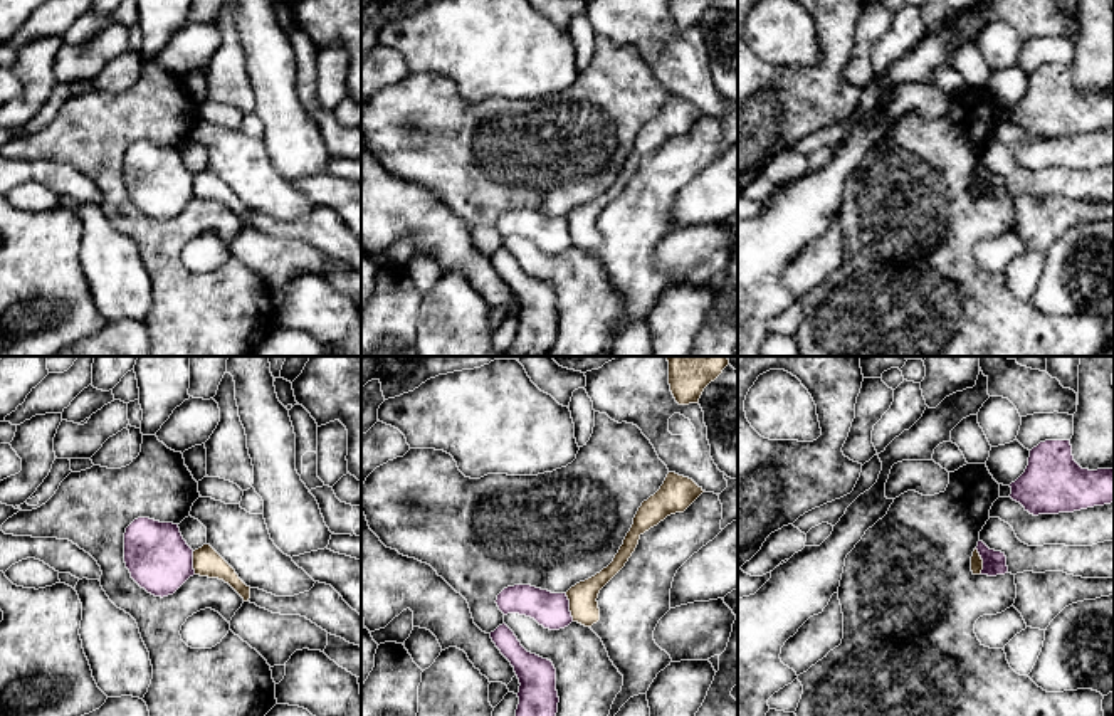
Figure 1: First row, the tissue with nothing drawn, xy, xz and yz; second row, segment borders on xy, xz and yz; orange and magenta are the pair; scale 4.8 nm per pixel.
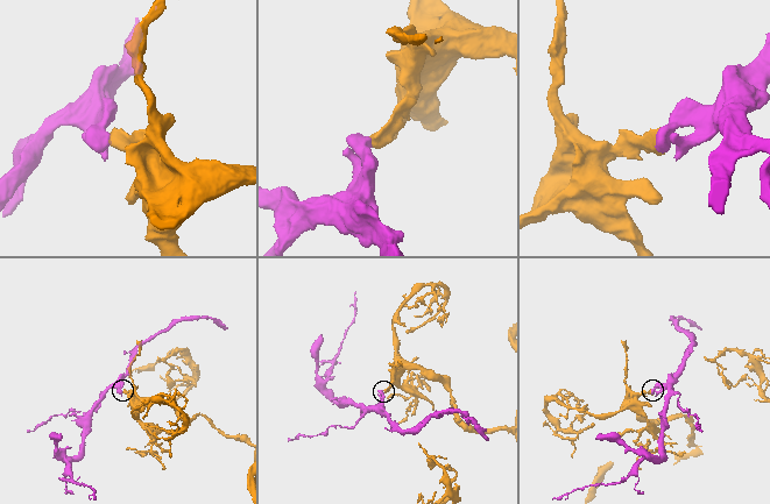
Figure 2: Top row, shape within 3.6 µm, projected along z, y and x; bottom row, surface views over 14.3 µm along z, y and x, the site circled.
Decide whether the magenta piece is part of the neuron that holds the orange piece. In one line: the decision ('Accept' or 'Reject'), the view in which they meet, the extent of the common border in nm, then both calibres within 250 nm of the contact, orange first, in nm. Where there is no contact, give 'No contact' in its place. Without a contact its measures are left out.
Reject. Touches orange in xz. Shared border 140 nm. Thickness 140 nm (orange) against 170 nm

